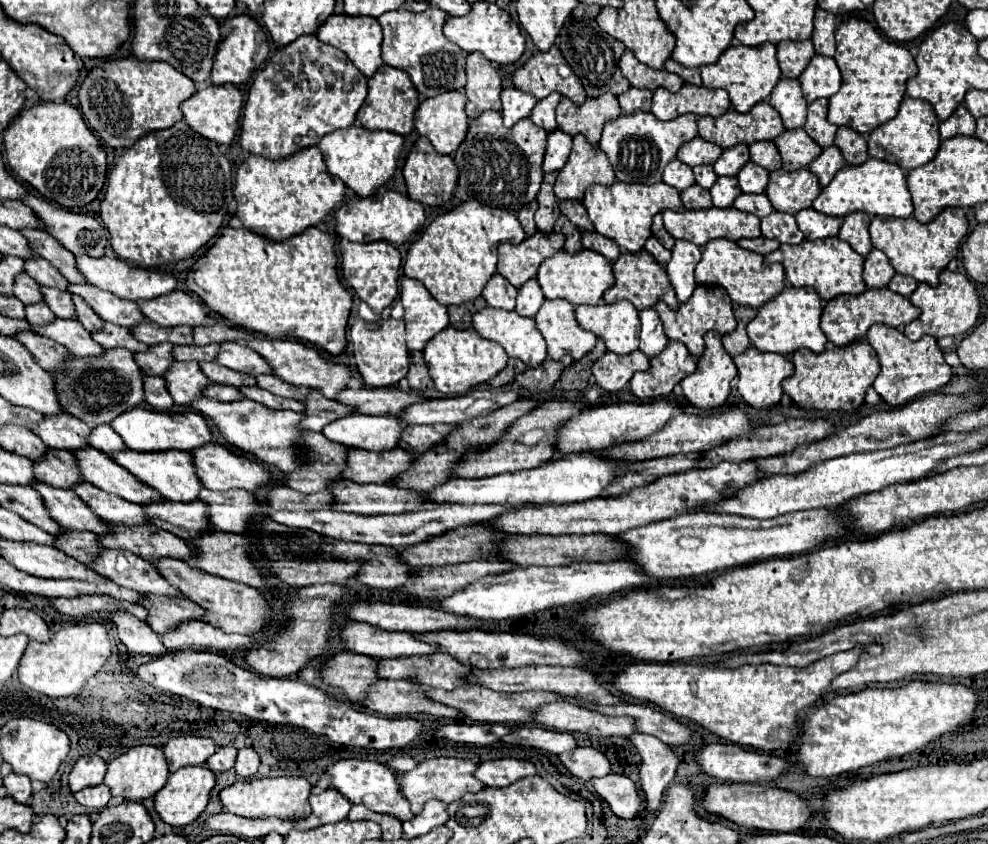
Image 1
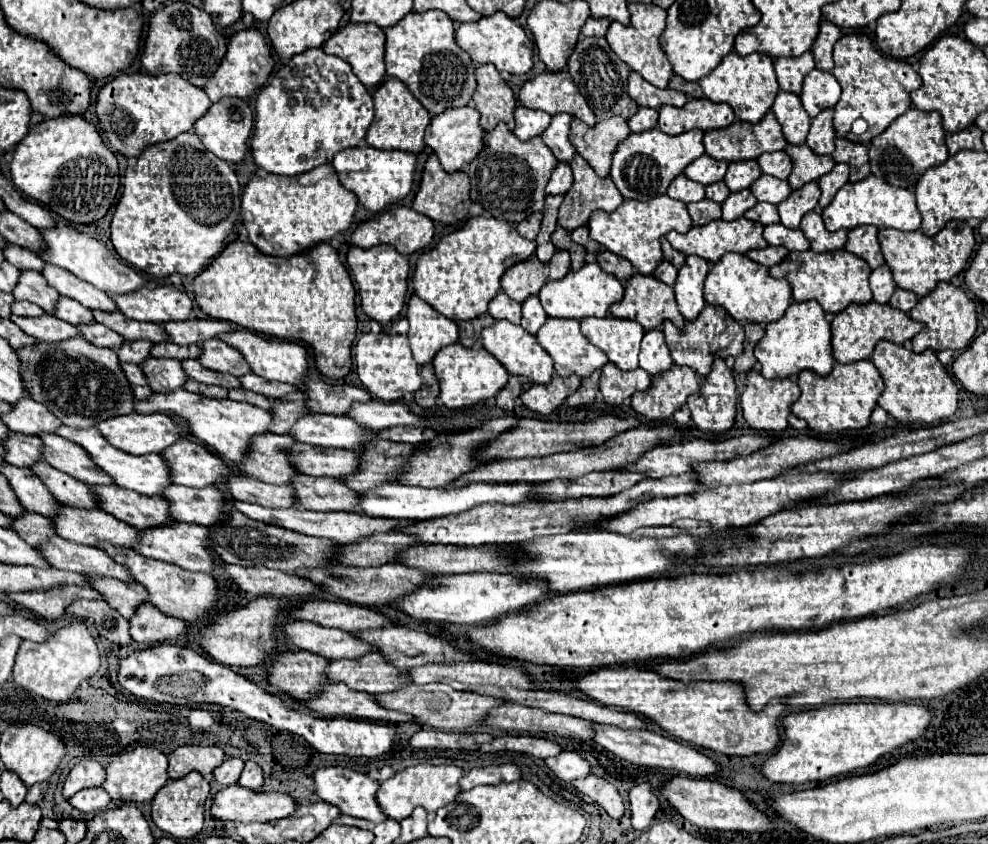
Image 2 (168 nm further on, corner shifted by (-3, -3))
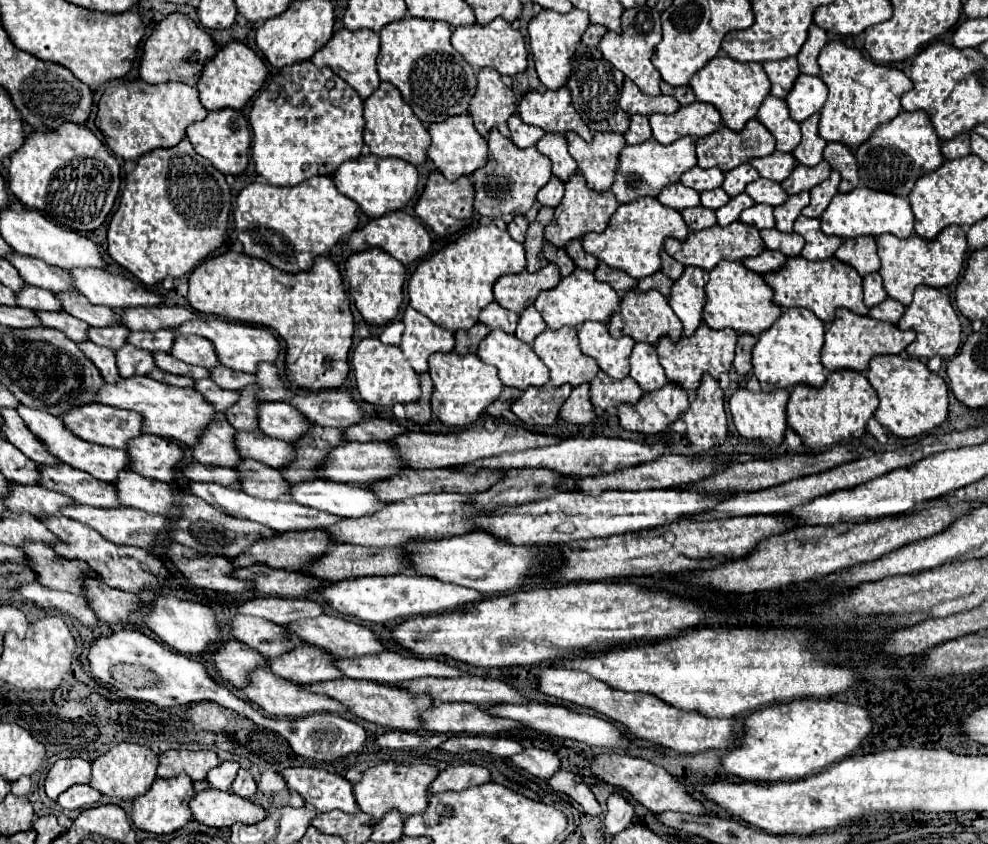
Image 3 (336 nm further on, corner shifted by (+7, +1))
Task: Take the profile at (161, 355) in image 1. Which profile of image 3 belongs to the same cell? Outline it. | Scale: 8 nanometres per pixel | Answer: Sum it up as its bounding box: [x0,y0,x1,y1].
[87,323,129,351]

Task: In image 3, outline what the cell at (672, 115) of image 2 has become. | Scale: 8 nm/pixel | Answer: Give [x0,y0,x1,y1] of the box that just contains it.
[649,101,723,145]

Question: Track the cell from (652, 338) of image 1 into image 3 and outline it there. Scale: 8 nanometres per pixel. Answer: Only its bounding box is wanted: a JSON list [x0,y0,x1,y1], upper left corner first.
[631,343,665,393]

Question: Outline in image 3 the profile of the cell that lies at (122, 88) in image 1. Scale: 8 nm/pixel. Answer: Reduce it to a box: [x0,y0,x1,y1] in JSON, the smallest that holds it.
[95,81,207,159]

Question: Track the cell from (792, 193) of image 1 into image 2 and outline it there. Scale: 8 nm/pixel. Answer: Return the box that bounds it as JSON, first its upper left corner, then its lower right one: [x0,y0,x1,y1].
[777,181,821,227]

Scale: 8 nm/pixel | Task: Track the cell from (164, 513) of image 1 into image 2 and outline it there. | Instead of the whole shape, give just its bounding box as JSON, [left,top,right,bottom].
[93,487,173,529]

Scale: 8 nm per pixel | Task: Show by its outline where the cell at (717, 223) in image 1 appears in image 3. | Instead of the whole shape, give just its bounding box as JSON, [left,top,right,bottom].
[665,221,765,271]

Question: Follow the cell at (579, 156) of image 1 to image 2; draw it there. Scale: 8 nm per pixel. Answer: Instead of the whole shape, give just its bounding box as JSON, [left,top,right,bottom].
[559,153,623,231]

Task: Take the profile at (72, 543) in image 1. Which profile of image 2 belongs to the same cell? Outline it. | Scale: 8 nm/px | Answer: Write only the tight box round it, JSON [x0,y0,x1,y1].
[13,511,57,547]

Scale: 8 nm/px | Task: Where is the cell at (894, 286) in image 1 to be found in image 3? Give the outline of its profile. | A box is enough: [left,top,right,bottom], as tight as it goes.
[869,299,905,325]

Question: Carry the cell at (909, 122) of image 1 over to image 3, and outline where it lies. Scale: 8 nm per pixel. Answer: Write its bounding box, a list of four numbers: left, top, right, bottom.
[855,111,943,197]

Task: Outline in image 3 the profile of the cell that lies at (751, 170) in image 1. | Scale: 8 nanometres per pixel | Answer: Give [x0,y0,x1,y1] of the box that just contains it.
[745,179,787,207]

